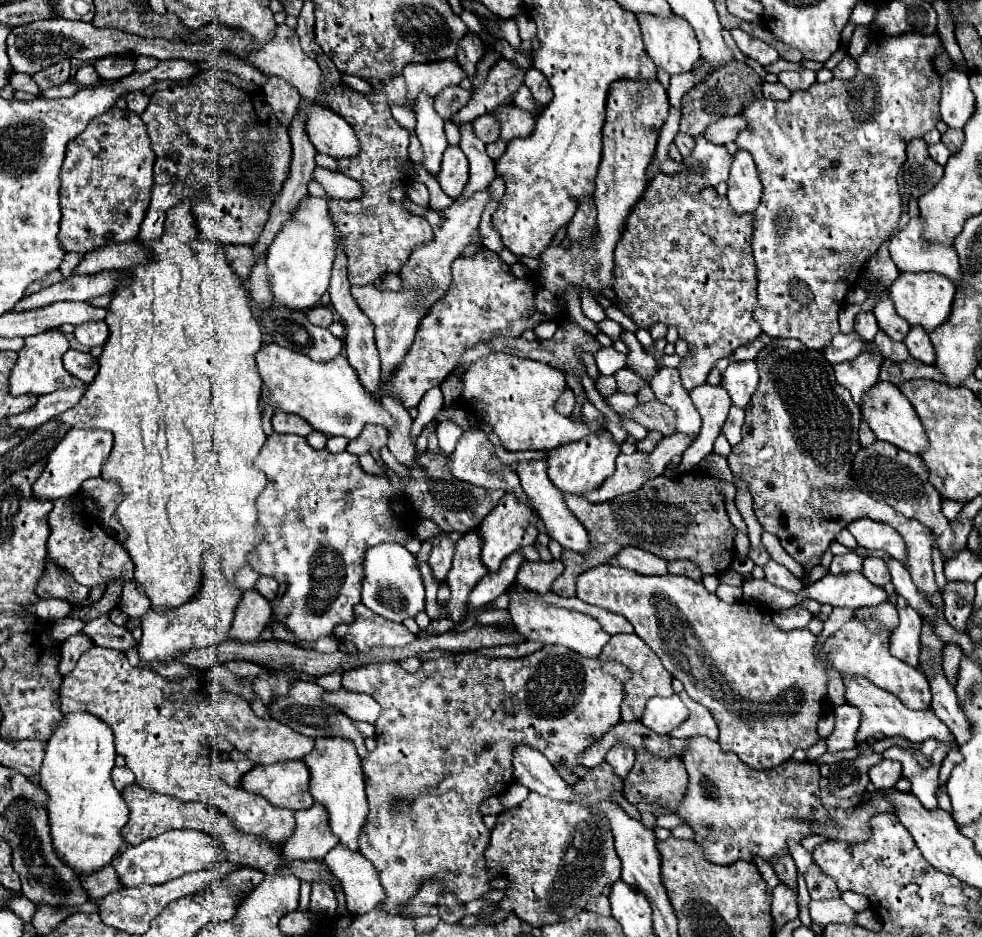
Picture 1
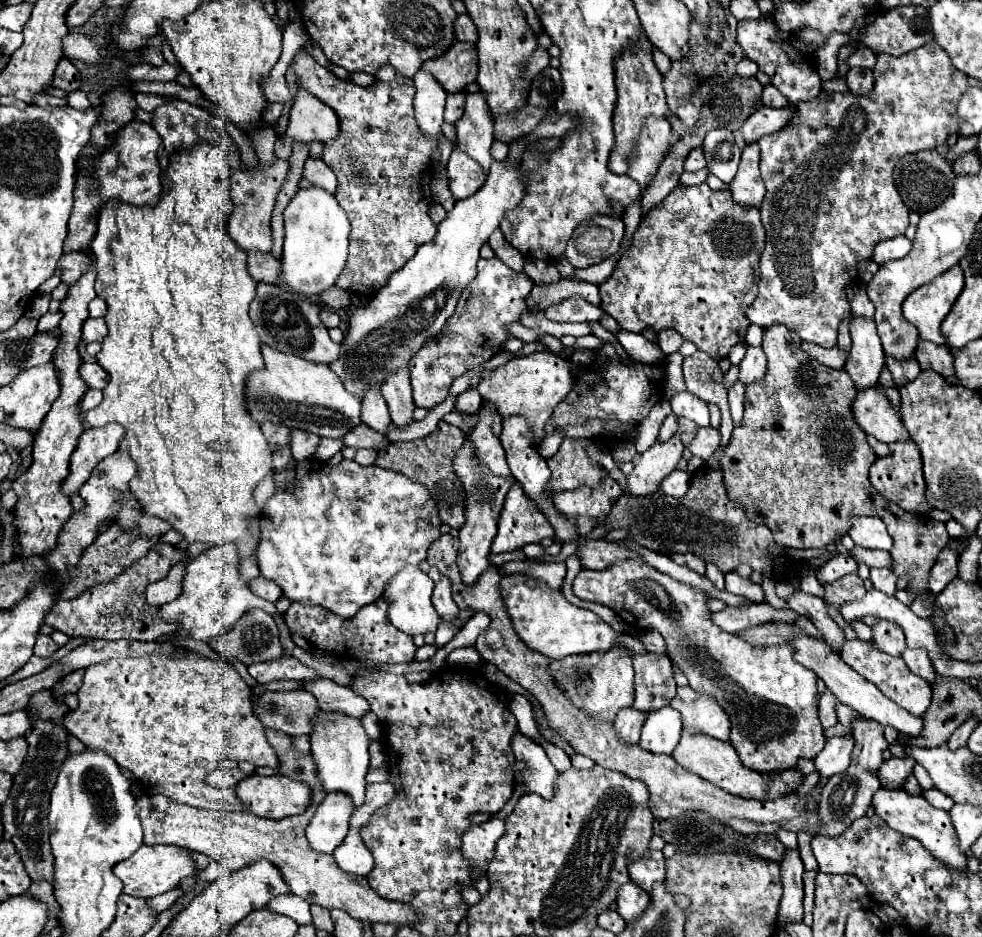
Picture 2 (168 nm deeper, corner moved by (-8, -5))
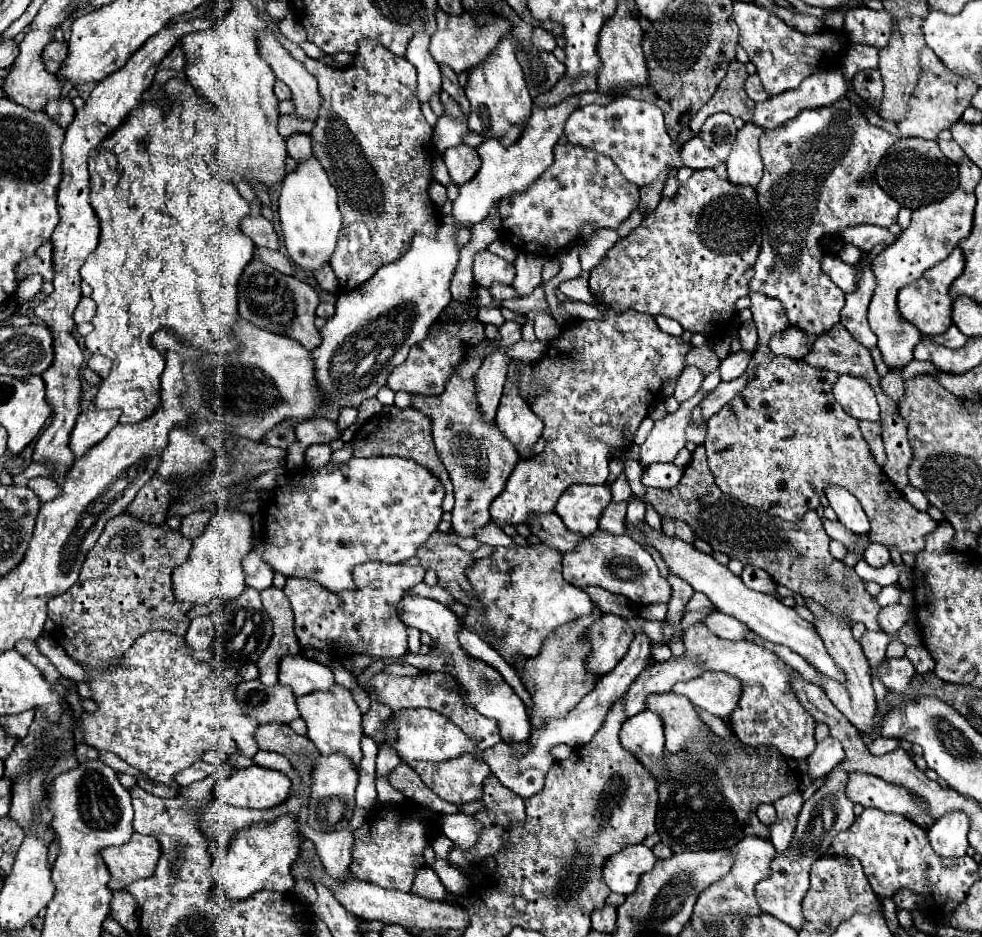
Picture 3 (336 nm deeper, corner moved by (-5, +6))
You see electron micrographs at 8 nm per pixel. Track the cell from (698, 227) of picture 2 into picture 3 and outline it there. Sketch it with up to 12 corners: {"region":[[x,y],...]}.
{"region":[[695,171],[591,271],[711,337],[749,293],[753,187]]}

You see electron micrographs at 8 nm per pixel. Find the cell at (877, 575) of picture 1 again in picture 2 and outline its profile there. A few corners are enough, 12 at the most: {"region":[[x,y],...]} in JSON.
{"region":[[870,568],[876,590],[896,594],[896,574],[890,568]]}

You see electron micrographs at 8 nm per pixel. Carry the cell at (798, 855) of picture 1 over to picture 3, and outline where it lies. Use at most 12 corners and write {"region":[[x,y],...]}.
{"region":[[773,805],[757,807],[757,817],[767,827],[777,823]]}

